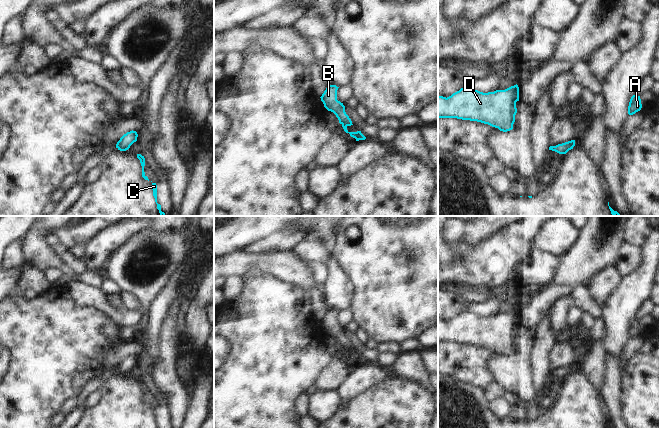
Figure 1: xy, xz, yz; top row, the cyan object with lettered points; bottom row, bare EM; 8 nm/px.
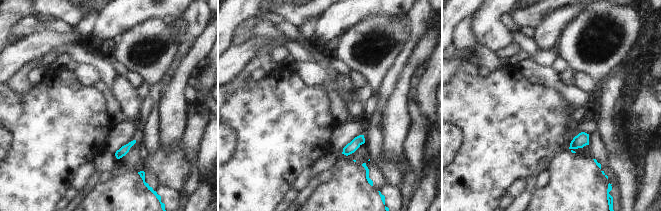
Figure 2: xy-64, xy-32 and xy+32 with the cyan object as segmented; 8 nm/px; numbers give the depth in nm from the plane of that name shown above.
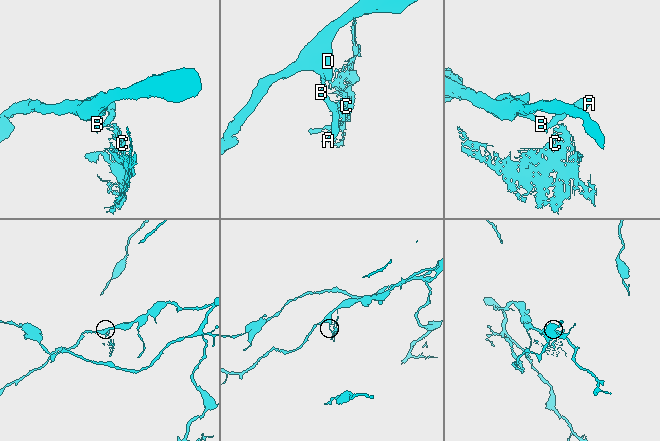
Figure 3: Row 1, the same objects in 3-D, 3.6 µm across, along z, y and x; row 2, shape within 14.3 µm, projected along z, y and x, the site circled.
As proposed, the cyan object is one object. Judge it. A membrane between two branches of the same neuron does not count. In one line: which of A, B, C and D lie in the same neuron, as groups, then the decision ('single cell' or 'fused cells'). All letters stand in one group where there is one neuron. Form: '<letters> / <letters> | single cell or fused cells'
A B D / C | fused cells

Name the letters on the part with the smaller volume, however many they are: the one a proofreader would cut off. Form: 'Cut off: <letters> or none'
Cut off: C

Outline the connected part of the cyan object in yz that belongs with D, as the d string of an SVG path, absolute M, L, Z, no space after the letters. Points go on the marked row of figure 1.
M518 85L483 93L465 86L449 97L438 96L438 118L477 121L507 132L513 129Z

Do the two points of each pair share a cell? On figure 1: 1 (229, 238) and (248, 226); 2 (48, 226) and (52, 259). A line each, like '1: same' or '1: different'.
1: same
2: same

